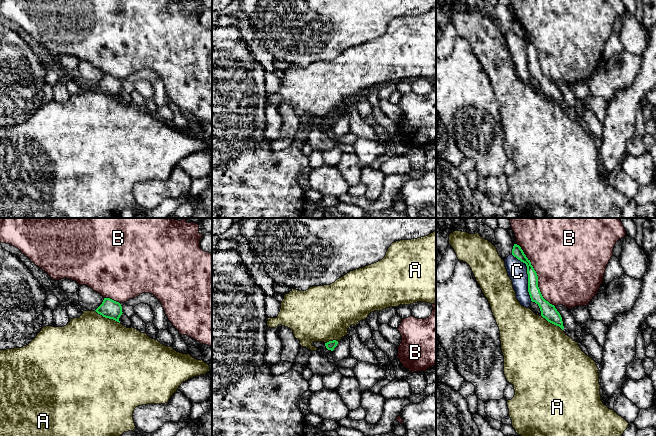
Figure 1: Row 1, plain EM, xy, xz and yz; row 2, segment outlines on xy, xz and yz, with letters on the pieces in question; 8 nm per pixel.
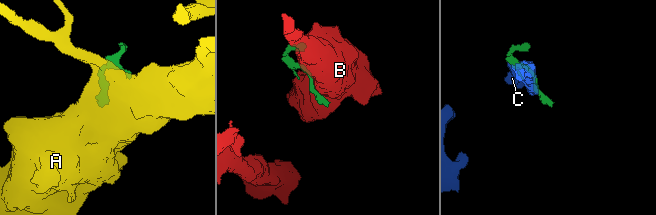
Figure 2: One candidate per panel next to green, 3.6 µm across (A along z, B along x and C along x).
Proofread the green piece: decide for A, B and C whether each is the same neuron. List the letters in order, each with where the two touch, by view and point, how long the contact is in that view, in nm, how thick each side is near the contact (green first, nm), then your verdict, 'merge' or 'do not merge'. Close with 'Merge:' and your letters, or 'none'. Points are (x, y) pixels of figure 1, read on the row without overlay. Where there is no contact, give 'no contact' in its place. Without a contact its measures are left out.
A: meets green in xy at (107, 93); contact 220 nm long; 150 nm thick on the green side, 480 nm on the other; do not merge
B: meets green in yz at (537, 52); contact 600 nm long; 90 nm thick on the green side, 500 nm on the other; do not merge
C: meets green in yz at (528, 52); contact 420 nm long; 90 nm thick on the green side, 160 nm on the other; do not merge
Merge: none

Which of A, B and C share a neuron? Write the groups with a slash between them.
A / B / C

